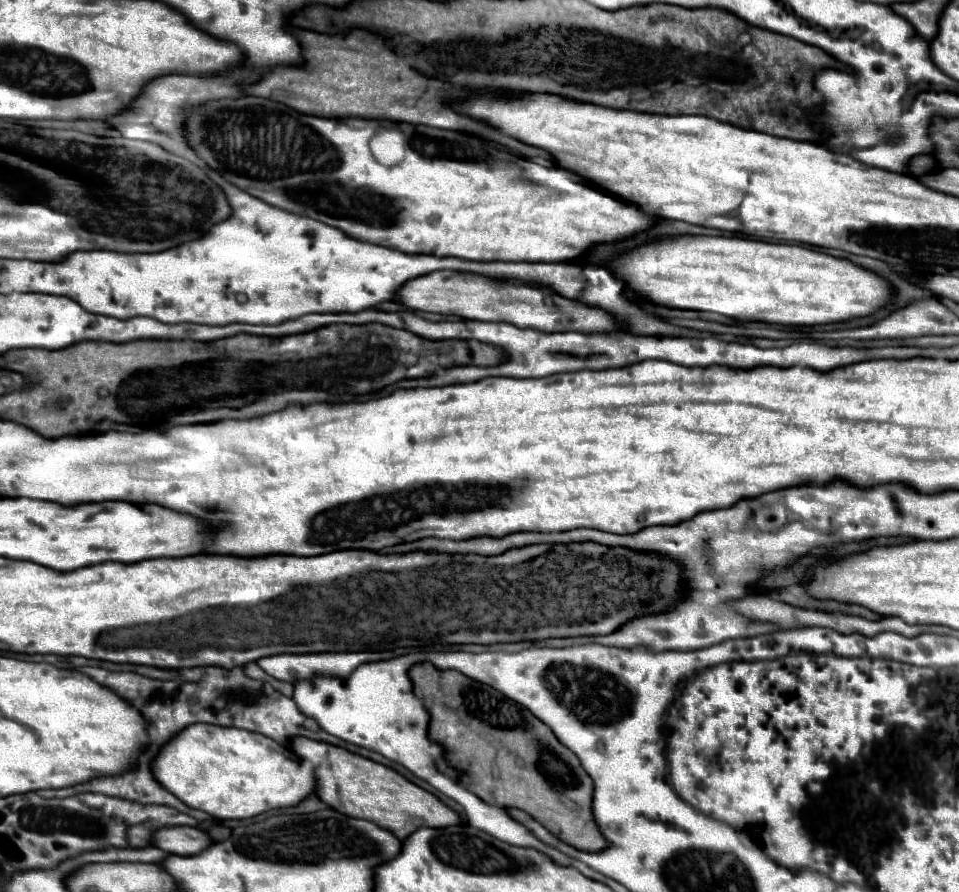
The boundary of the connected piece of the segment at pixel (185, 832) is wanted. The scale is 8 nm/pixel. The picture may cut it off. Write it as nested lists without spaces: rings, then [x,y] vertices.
[[[197,827],[159,829],[159,833],[155,833],[155,841],[151,841],[153,847],[163,849],[171,855],[195,855],[201,853],[209,843],[211,839],[207,837],[207,833]]]

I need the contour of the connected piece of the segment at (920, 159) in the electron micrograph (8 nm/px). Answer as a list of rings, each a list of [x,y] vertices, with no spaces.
[[[917,155],[917,157],[911,159],[909,165],[911,165],[911,167],[909,167],[911,175],[923,175],[923,173],[929,173],[929,171],[935,169],[933,159],[931,159],[929,155]]]

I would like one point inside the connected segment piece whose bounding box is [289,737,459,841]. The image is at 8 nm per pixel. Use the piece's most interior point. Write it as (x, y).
(351, 784)

